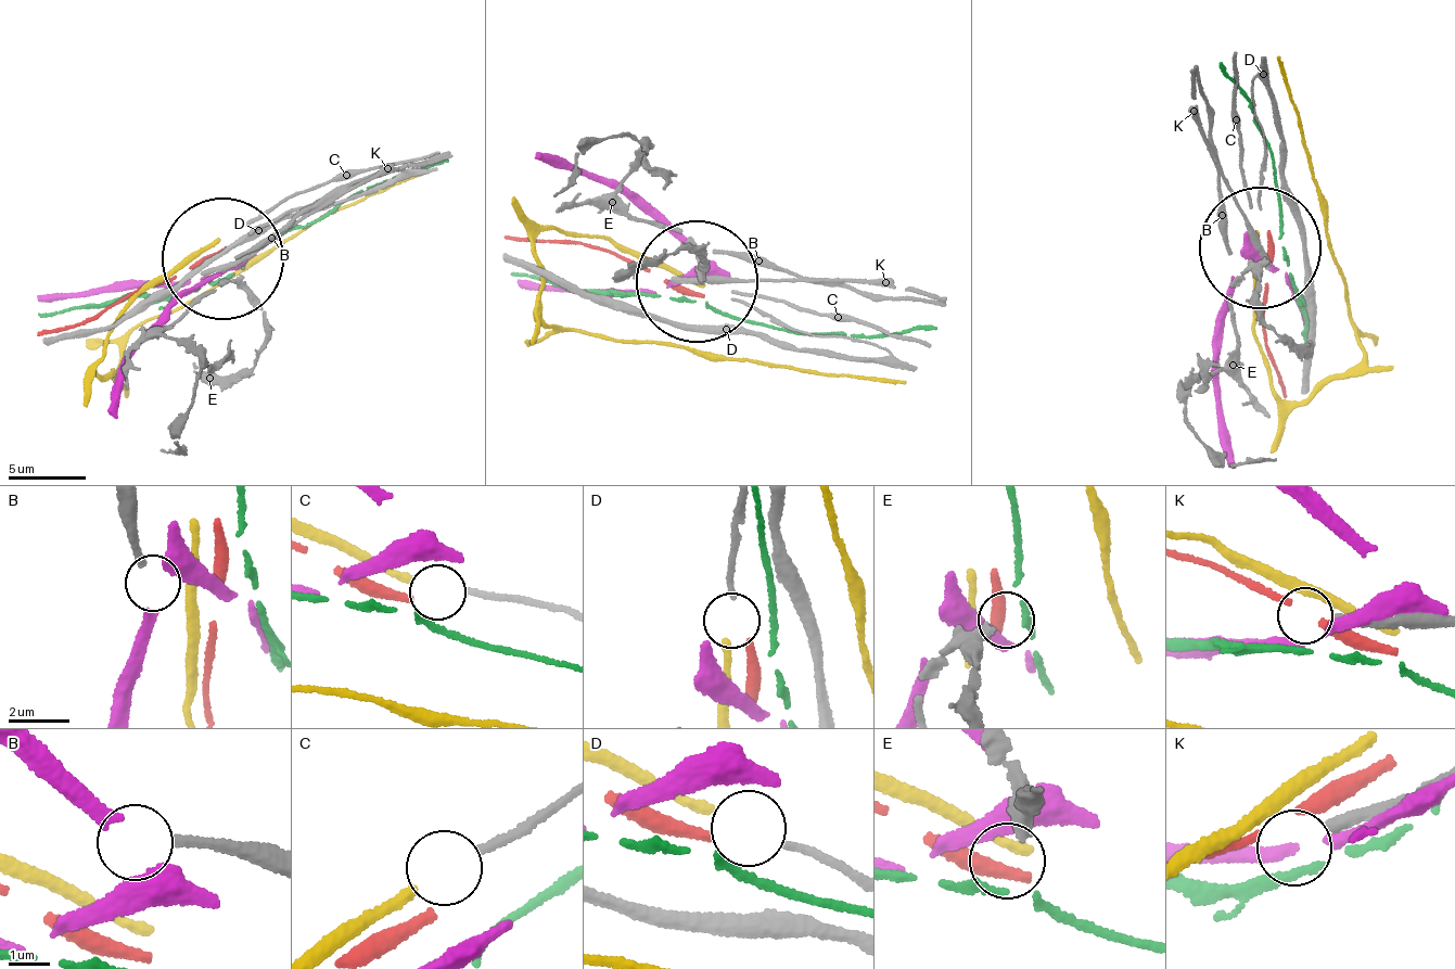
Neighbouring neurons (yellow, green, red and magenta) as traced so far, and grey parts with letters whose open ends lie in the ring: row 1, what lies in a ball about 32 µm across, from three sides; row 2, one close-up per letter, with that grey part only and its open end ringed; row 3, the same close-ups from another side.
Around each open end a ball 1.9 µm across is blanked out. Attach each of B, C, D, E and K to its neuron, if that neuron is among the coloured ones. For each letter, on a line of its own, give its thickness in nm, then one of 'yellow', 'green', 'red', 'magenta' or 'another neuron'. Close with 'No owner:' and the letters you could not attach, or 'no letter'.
B: calibre 200 nm; another neuron
C: calibre 200 nm; yellow
D: calibre 180 nm; red
E: calibre 400 nm; green
K: calibre 320 nm; another neuron
No owner: B, K

